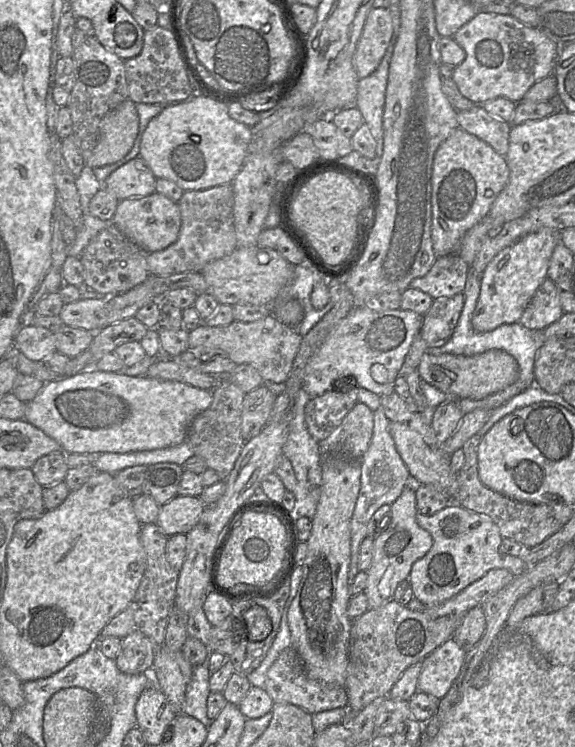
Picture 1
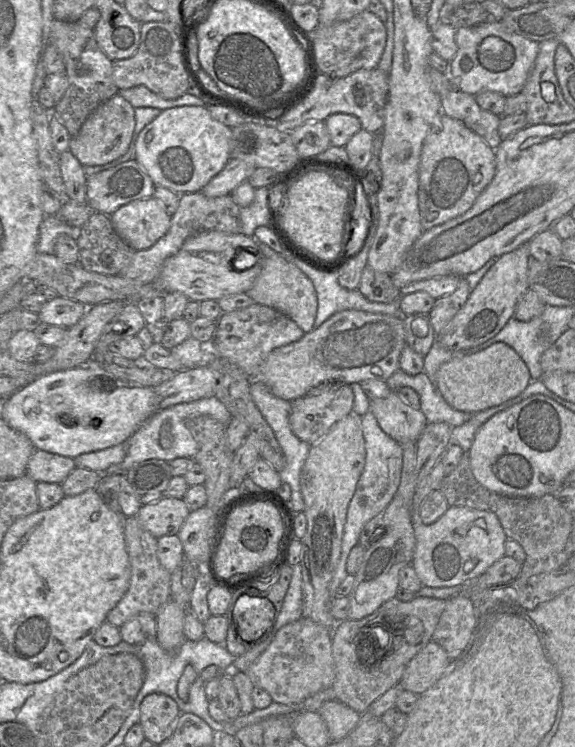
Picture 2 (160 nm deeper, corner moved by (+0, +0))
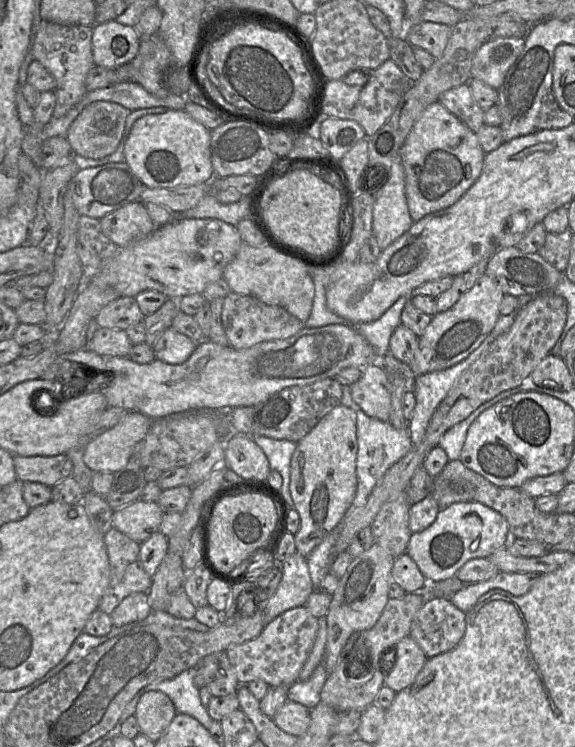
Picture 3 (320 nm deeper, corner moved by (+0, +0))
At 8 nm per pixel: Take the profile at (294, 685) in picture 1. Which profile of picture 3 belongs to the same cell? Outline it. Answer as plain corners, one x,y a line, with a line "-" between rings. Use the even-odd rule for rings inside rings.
305,606
289,609
269,622
259,636
228,649
240,685
262,680
270,687
291,686
298,681
300,671
311,651
319,628
319,619

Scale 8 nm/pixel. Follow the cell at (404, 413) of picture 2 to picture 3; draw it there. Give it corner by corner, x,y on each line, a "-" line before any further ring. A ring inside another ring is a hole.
378,364
361,369
361,377
350,385
352,399
370,417
389,421
391,409
391,382

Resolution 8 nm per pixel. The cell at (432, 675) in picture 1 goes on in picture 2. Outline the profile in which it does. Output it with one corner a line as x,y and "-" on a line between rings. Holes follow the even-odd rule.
432,640
410,660
399,683
420,695
443,676
450,662
446,651

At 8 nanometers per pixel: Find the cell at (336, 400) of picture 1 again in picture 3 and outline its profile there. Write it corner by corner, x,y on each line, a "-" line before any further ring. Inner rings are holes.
335,378
286,387
253,406
252,435
299,442
326,414
341,404
342,394
342,385

